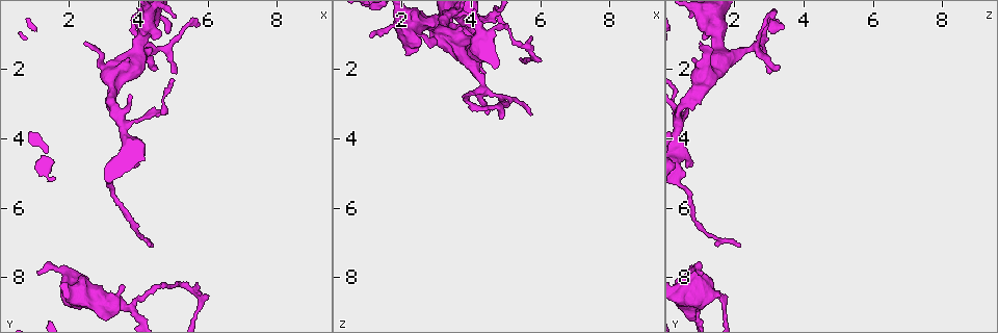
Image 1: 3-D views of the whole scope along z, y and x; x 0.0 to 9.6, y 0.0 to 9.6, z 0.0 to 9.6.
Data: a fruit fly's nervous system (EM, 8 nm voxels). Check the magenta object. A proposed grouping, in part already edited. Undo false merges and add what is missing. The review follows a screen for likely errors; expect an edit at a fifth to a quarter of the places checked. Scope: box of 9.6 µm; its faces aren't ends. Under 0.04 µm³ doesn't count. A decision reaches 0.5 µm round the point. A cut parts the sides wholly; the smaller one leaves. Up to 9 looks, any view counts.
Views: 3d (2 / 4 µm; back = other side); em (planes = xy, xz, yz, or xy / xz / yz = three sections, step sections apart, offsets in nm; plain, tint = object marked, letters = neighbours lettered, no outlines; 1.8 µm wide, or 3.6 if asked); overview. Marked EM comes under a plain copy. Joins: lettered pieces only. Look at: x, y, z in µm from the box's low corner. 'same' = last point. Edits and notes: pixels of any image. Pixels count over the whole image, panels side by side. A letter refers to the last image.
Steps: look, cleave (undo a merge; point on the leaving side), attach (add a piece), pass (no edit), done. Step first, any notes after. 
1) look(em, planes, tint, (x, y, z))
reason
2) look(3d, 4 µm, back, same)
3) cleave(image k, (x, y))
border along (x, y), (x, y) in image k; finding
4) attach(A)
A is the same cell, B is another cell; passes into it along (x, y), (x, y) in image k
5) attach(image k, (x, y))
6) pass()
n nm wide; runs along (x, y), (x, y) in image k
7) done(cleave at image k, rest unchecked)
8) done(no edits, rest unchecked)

look(3d, 4 µm, back, (3.75, 8.85, 0.90))

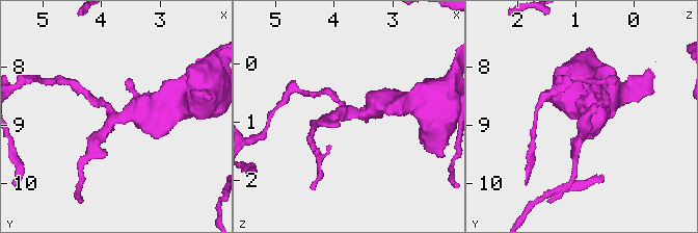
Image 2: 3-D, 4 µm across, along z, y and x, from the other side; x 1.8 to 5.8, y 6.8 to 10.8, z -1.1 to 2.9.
look(em, planes, tint, (3.70, 8.85, 0.85))
3 arms

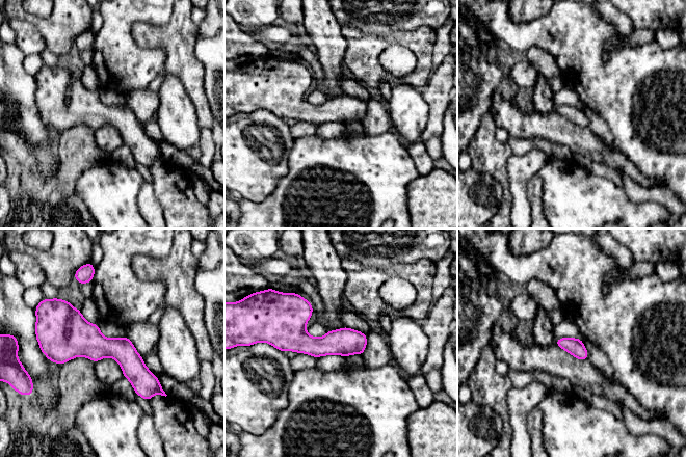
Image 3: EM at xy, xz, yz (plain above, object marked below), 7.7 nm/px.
look(em, planes, letters, same)

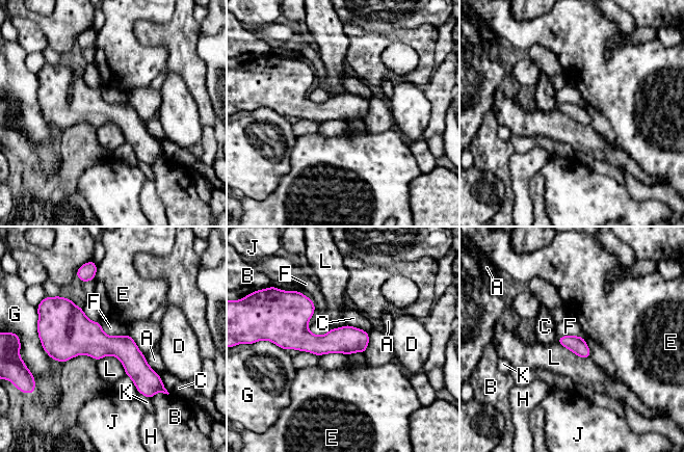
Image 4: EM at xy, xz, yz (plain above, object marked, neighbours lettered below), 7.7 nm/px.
pass()
L touches over 260 nm; A, B, C, D, E, F, G, H, J, K and L are other cells; border along (100, 323), (107, 335), (127, 335) in image 4; all the same neuron

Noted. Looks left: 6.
look(em, 3.6 µm, planes, tint, (1.10, 7.85, 1.15))
an open end

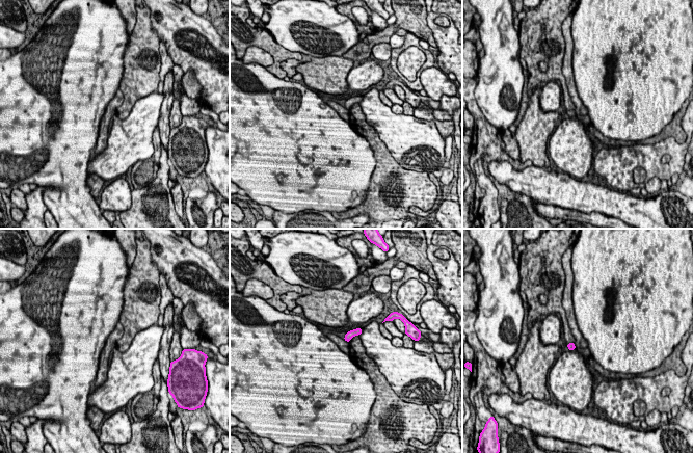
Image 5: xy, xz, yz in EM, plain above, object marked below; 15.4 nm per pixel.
look(em, 3.6 µm, planes, letters, same)
what lies round it

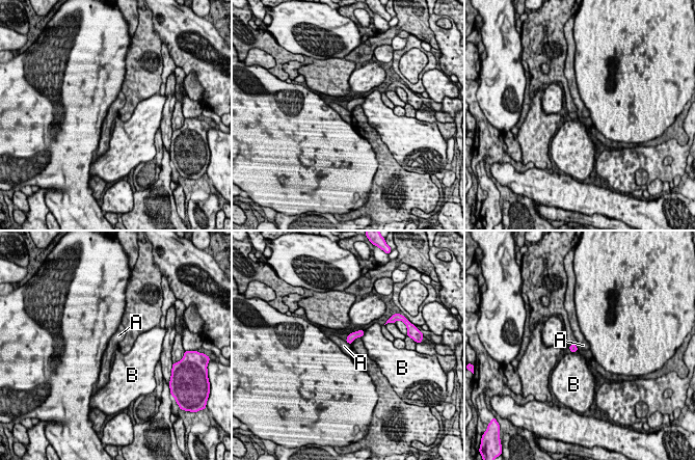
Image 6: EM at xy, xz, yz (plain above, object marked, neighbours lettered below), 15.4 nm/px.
pass()
120 nm wide; B touches over 130 nm; A and B are other cells; none of them fits

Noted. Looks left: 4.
look(3d, 2 µm, (4.40, 7.10, 2.10))
end of a long branch

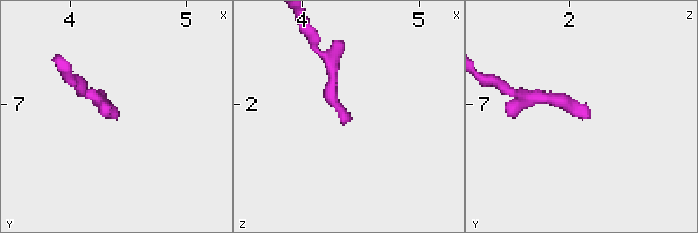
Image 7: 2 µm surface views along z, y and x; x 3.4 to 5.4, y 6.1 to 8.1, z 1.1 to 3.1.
look(em, xy, step 16, letters, (4.38, 7.12, 2.14))

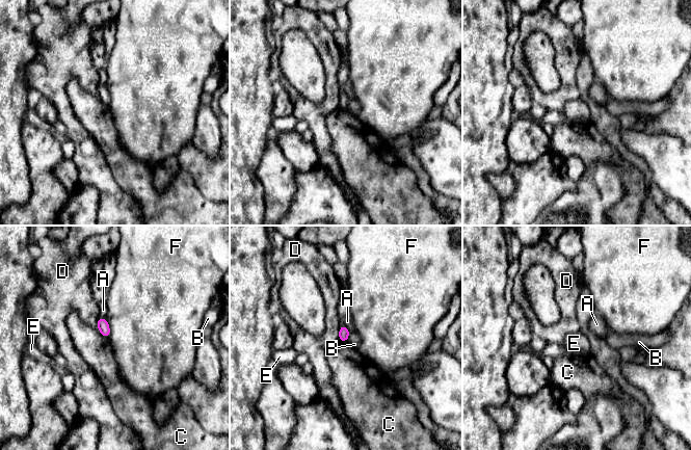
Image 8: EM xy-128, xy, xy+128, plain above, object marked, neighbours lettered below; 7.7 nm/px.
look(em, planes, letters, same)
cut it another way

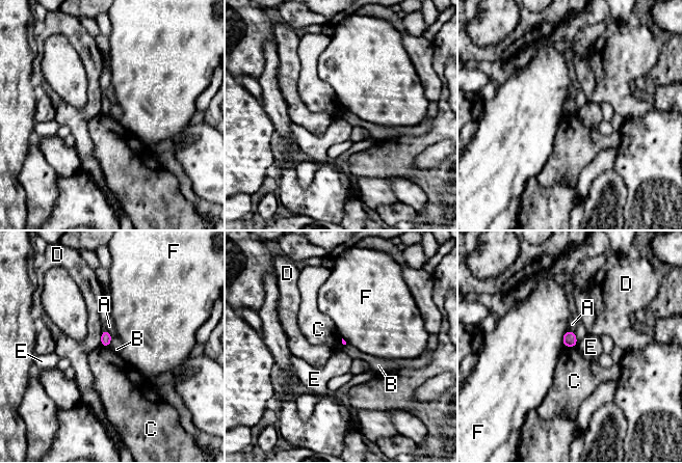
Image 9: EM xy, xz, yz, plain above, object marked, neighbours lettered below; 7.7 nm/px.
pass()
F touches over 130 nm; A, B, C, D, E and F are other cells; border along (565, 346), (576, 347) in image 9; none of them fits

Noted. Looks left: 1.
look(em, planes, letters, (4.80, 0.80, 3.40))
thin end

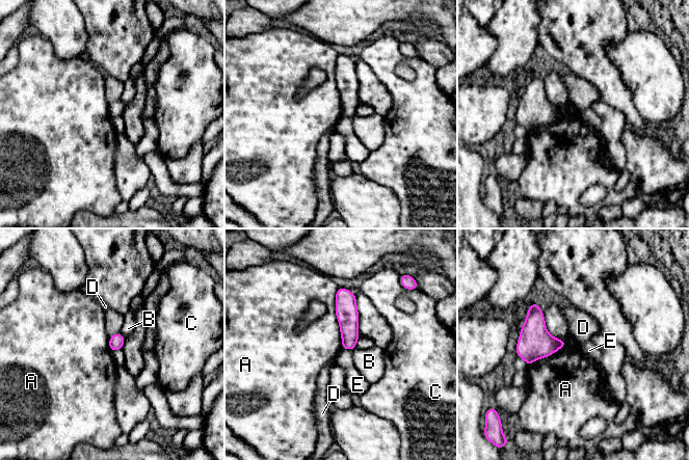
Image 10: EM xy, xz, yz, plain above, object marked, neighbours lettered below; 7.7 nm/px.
pass()
100 nm wide; A touches over 500 nm; A, B, C, D and E are other cells; no lettered piece goes on from it

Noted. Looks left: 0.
done(no edits, rest unchecked)

